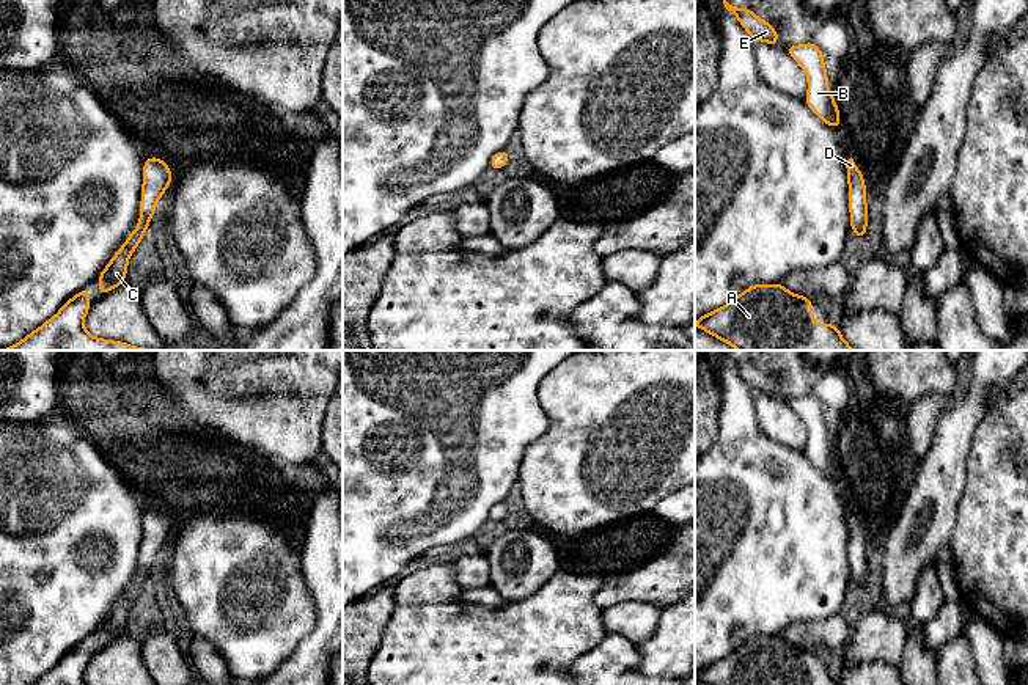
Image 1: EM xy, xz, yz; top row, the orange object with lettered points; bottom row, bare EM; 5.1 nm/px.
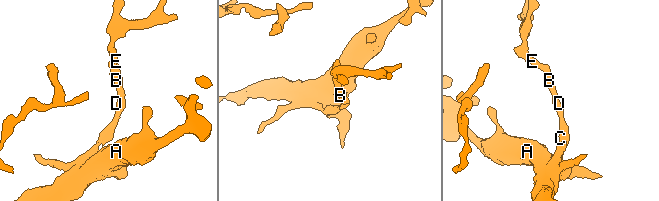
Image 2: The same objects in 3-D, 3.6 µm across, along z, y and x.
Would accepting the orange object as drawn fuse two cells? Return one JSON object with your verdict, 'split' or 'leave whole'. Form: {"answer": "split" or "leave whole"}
{"answer": "leave whole"}

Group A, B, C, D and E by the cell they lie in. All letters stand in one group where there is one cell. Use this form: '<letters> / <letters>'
A B C D E

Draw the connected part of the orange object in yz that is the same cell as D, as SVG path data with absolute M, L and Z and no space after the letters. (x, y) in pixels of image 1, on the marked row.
M852 157L847 160L846 168L849 182L850 228L858 239L865 240L868 226L865 178Z

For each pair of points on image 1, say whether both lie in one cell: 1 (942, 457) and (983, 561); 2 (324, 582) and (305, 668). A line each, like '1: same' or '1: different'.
1: different
2: same

